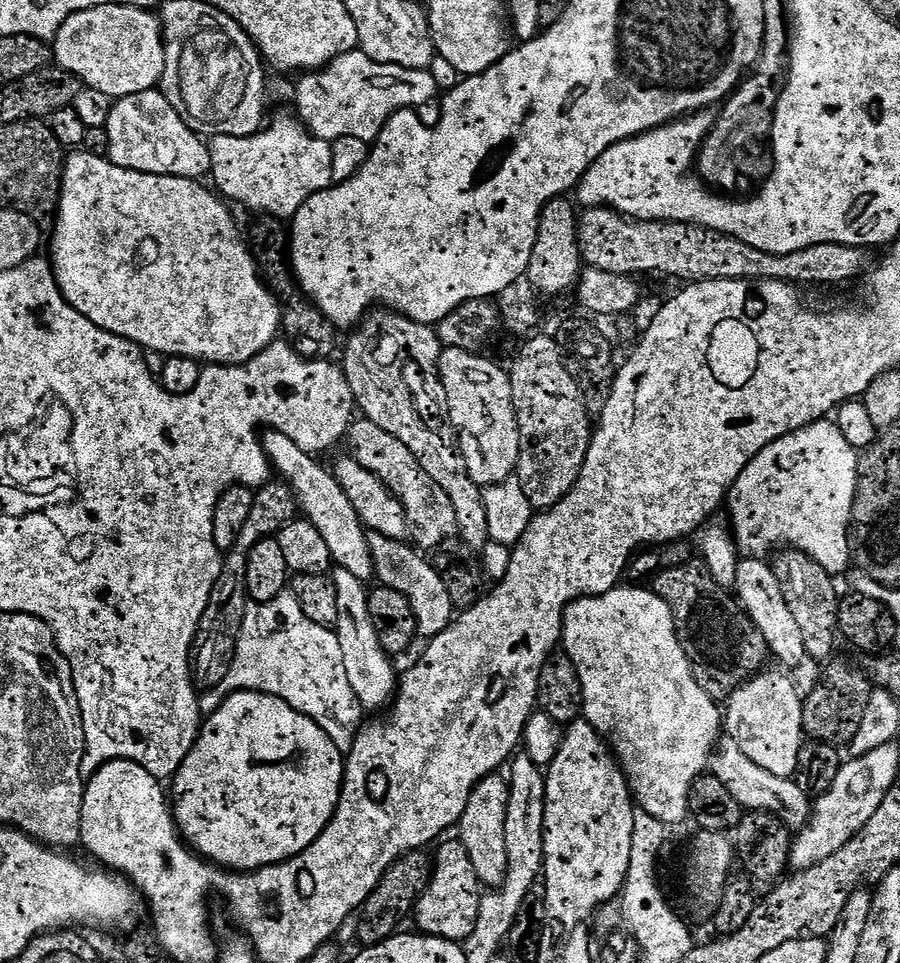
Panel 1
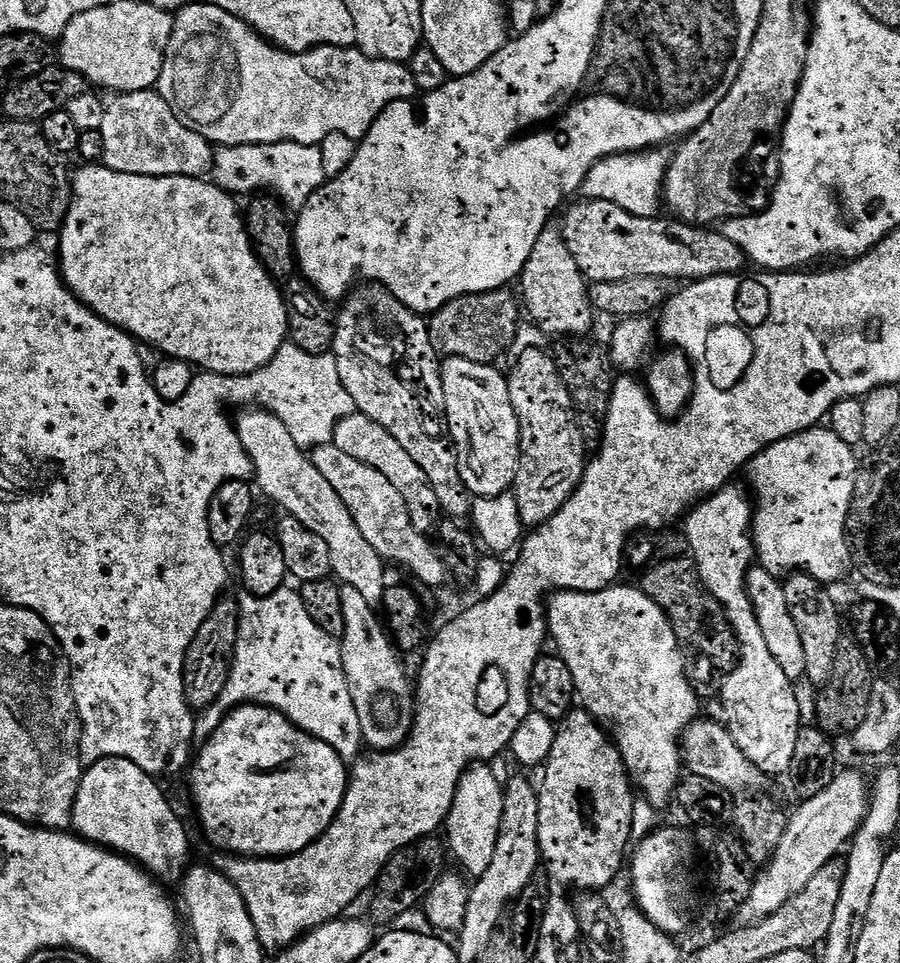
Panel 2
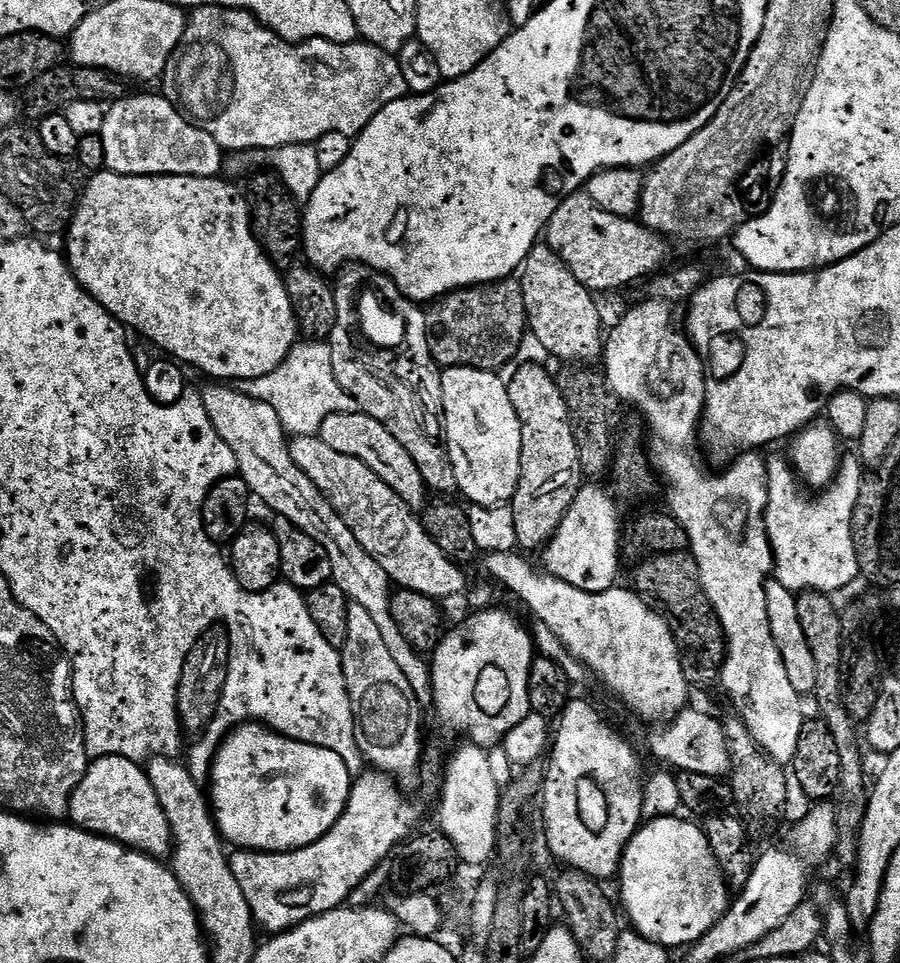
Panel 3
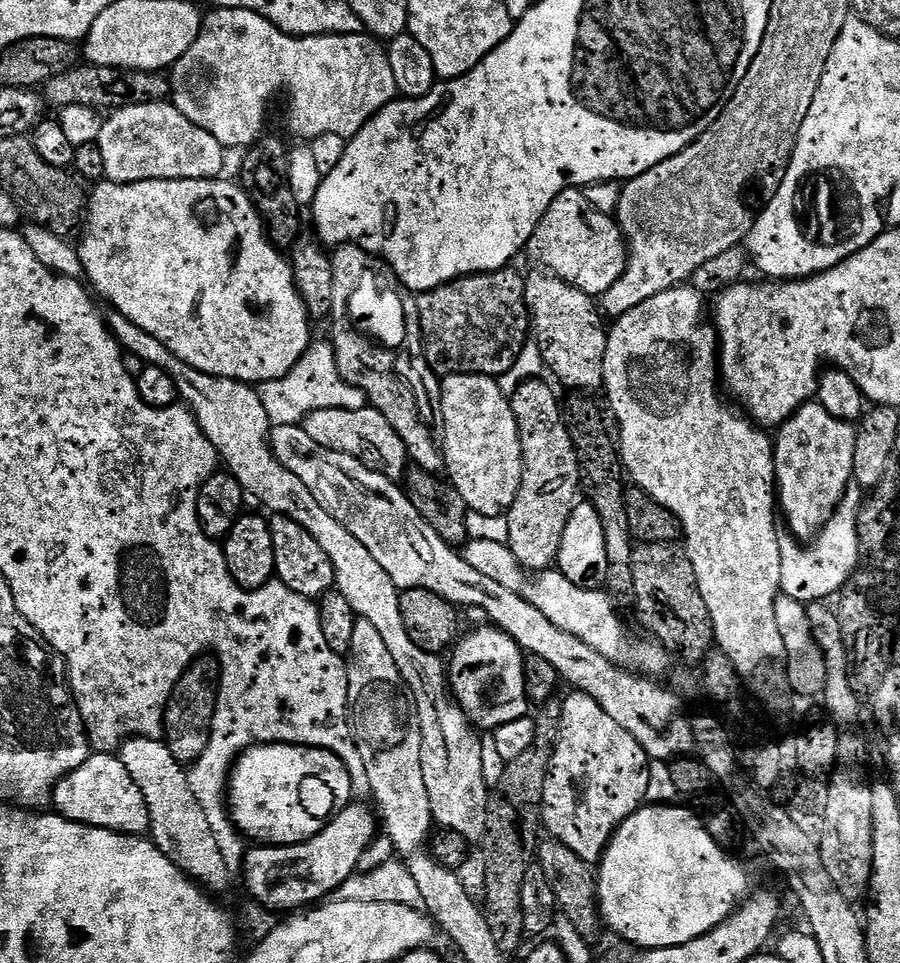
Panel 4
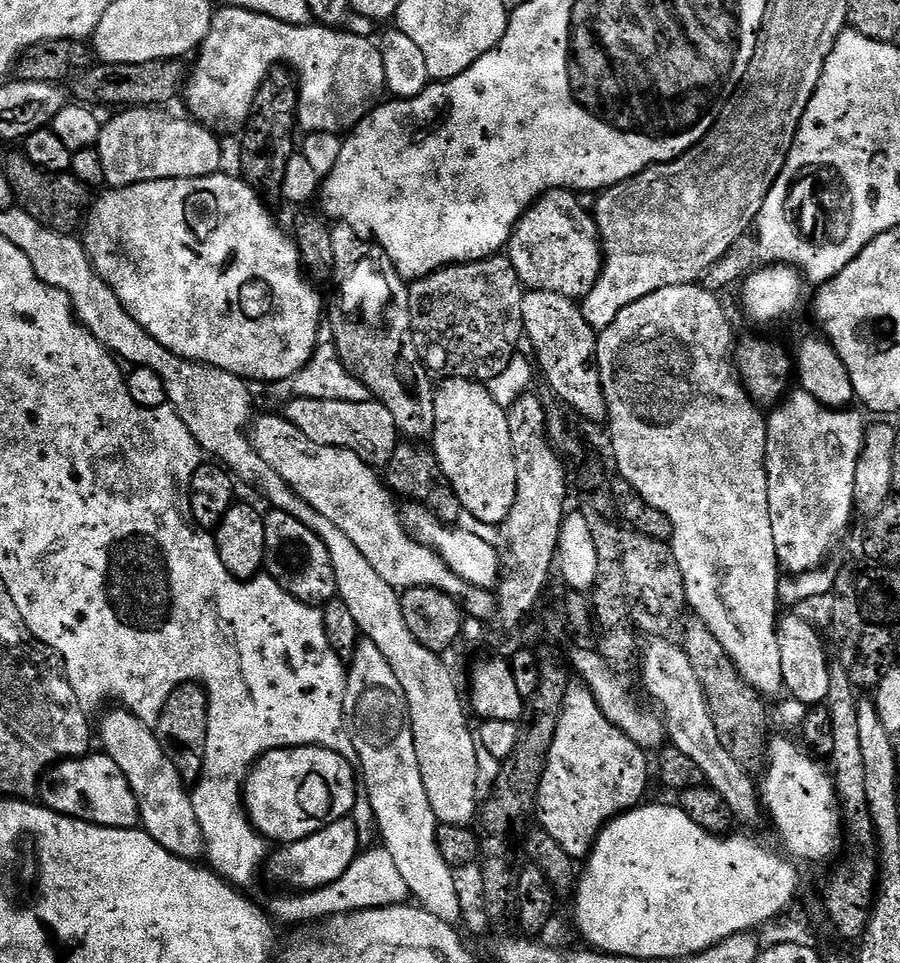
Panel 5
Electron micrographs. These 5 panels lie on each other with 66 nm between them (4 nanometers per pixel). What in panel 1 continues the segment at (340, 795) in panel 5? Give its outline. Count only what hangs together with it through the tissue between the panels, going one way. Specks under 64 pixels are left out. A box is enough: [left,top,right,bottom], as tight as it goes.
[170,692,345,872]

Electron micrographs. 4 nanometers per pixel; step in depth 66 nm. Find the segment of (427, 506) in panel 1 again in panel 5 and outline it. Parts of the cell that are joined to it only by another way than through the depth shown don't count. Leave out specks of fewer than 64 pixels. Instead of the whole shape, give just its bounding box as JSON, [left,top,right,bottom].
[282,396,398,470]

